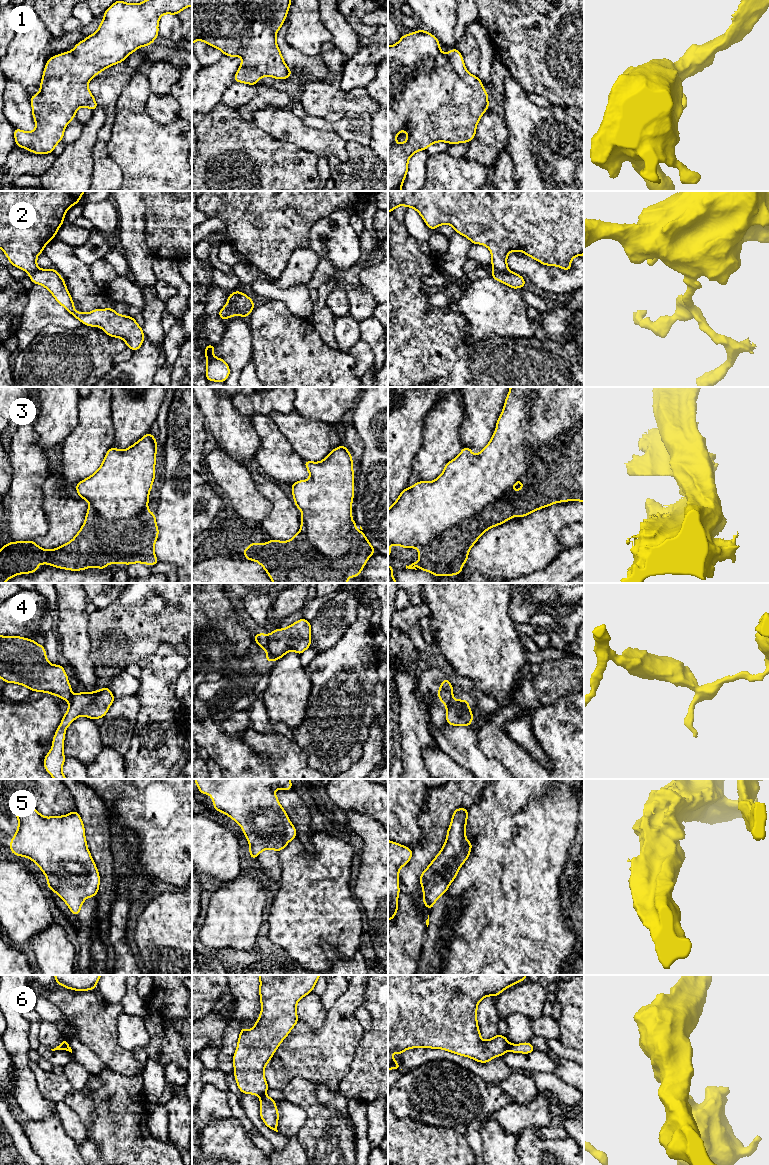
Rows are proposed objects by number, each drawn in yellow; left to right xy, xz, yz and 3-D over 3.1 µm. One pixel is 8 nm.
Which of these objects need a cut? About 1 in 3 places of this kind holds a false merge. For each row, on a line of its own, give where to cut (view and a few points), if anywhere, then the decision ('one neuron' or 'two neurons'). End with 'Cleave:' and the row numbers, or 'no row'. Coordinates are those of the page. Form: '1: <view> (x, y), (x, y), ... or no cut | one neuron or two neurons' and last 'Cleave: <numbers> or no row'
1: no cut | one neuron
2: xz (227, 302), (228, 314), (224, 318) | two neurons
3: no cut | one neuron
4: xz (266, 635), (264, 649) | two neurons
5: no cut | one neuron
6: yz (509, 1044), (507, 1049) | two neurons
Cleave: 2, 4, 6

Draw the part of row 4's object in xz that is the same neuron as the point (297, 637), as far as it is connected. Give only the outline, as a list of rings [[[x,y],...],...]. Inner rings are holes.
[[[301,618],[284,629],[276,629],[266,635],[265,651],[266,662],[280,659],[289,651],[295,651],[301,655],[311,646],[310,622]]]

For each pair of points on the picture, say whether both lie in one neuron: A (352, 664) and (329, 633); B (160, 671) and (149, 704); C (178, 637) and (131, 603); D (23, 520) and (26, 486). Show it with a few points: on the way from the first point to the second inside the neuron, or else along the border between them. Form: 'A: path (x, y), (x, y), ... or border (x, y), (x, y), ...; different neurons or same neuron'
A: border (351, 625), (333, 646), (319, 652); different neurons
B: path (158, 679), (157, 696); same neuron
C: path (166, 625), (150, 613), (143, 613); same neuron
D: path (25, 512), (26, 494); same neuron

